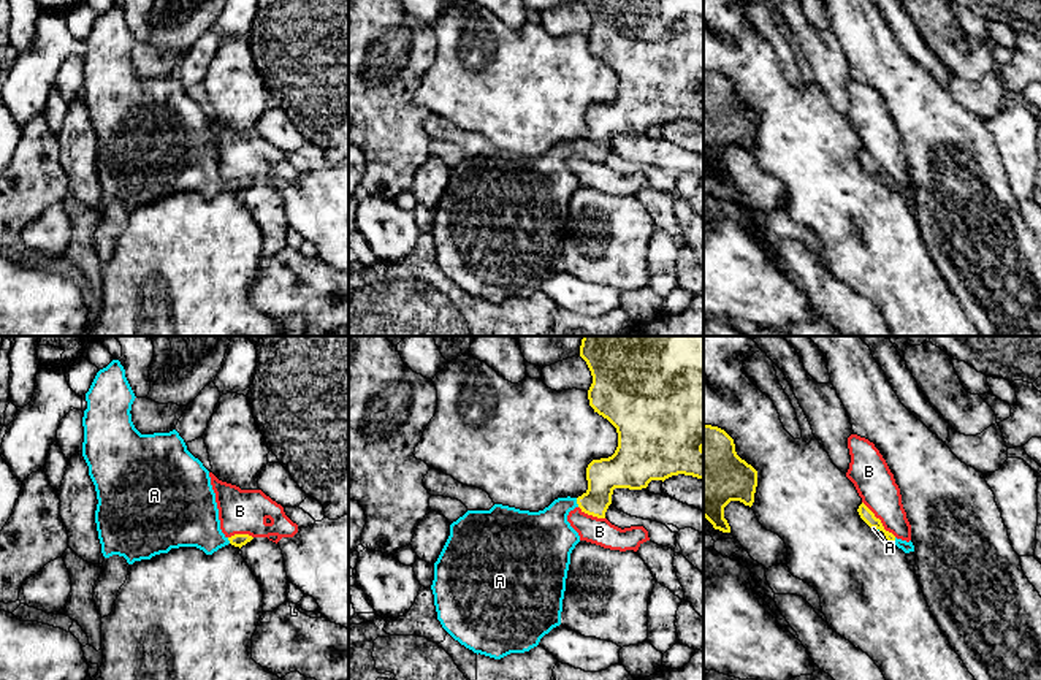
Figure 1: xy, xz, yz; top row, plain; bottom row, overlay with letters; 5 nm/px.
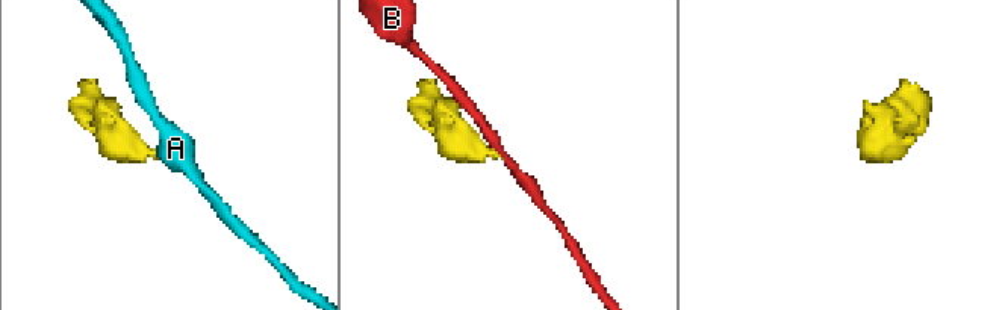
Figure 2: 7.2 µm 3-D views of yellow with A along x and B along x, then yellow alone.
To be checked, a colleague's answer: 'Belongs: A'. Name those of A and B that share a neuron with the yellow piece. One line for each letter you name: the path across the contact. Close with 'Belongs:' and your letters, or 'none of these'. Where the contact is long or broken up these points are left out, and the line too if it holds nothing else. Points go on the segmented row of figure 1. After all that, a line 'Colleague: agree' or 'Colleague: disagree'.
A: runs through xz (606, 474), (601, 484), (577, 503), (552, 522), (544, 539)
Belongs: A
Colleague: agree

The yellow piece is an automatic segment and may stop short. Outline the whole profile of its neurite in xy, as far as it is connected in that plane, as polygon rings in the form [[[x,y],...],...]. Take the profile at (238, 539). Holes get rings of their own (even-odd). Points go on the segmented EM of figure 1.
[[[112,360],[106,368],[100,369],[86,393],[82,457],[97,491],[95,523],[103,556],[119,555],[128,564],[133,564],[135,561],[151,560],[155,555],[168,553],[171,548],[179,547],[196,547],[206,555],[212,555],[228,544],[241,548],[250,542],[254,537],[249,534],[227,537],[222,533],[209,471],[187,450],[184,439],[176,430],[141,434],[135,428],[130,414],[135,398],[119,360]]]

